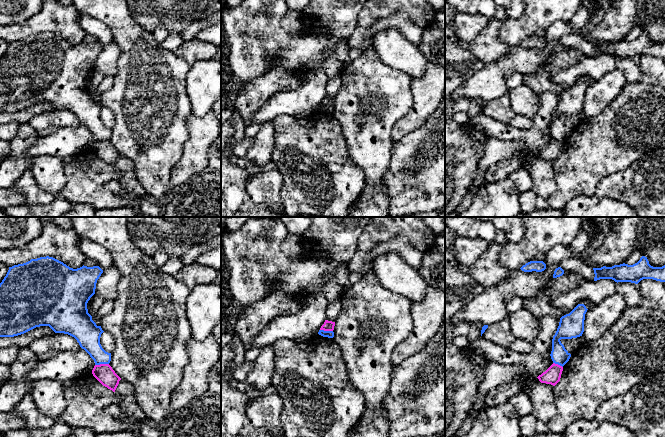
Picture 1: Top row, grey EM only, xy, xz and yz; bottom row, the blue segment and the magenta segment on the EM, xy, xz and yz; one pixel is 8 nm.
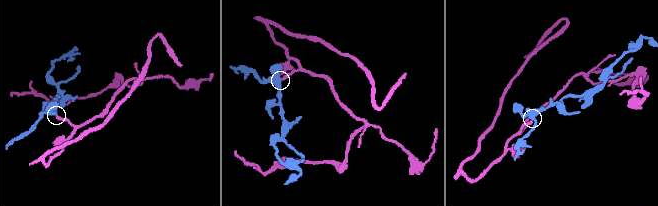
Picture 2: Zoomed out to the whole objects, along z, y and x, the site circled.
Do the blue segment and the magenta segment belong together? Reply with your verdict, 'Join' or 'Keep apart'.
Keep apart

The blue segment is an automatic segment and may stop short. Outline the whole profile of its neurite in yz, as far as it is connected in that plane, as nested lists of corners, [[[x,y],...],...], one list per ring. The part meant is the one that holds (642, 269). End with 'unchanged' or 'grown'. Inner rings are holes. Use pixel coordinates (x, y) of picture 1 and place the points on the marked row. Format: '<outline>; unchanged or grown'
[[[642,256],[640,260],[633,264],[620,264],[612,267],[603,266],[593,268],[594,281],[600,279],[612,279],[615,282],[631,282],[638,284],[643,279],[653,279],[665,282],[665,265],[662,267],[653,267],[649,264],[647,257]]]; unchanged

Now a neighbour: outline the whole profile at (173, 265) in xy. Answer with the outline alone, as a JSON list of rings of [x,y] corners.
[[[171,257],[167,262],[161,267],[161,269],[171,276],[175,276],[182,268],[183,263],[177,257]]]

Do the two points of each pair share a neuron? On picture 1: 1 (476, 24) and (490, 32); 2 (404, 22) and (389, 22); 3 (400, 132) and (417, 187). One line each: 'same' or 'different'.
1: different
2: same
3: different

